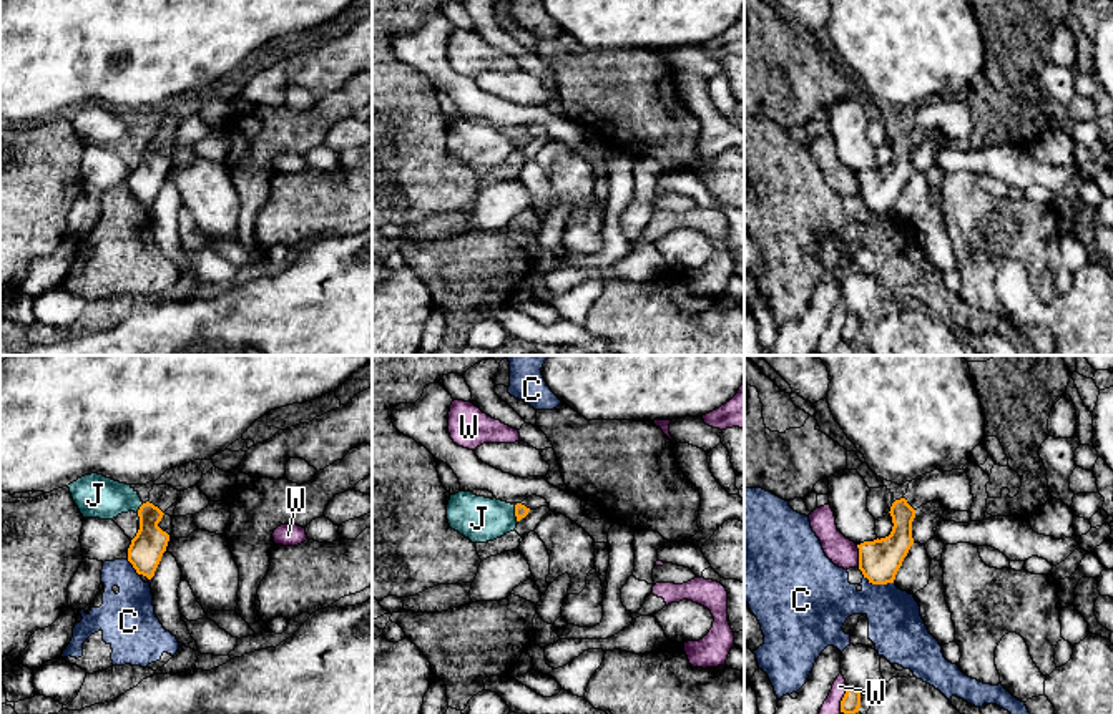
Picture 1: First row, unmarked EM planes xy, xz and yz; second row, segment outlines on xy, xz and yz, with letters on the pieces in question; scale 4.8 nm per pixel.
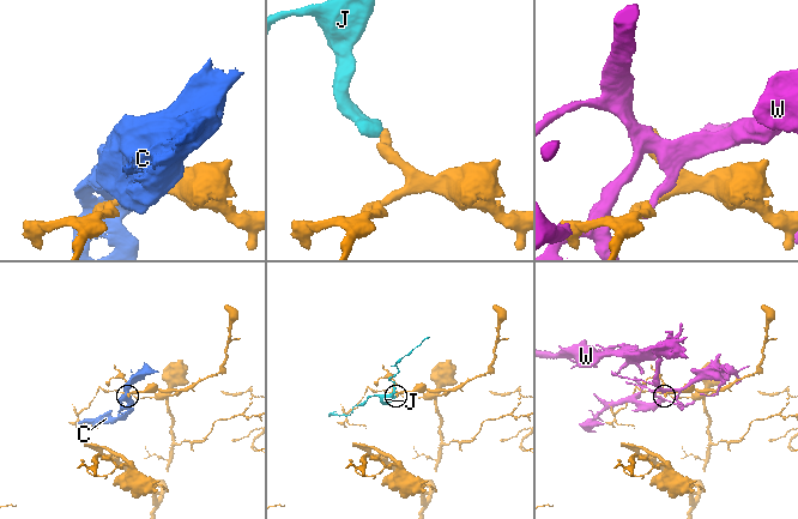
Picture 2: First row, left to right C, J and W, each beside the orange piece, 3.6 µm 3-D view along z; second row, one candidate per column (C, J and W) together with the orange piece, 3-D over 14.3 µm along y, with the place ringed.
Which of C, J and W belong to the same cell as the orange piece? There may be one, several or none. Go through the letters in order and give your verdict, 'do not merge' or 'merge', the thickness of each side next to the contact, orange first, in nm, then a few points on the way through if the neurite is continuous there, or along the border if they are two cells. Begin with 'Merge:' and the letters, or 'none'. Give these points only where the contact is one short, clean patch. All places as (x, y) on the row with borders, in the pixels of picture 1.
Merge: J
C: do not merge; 200 nm thick on the orange side, 260 nm on the other; border along yz (864, 577), (872, 583), (892, 583)
J: merge; 60 nm thick on the orange side, 220 nm on the other; runs through xz (520, 510), (515, 513), (479, 518)
W: do not merge; 90 nm thick on the orange side, 80 nm on the other

